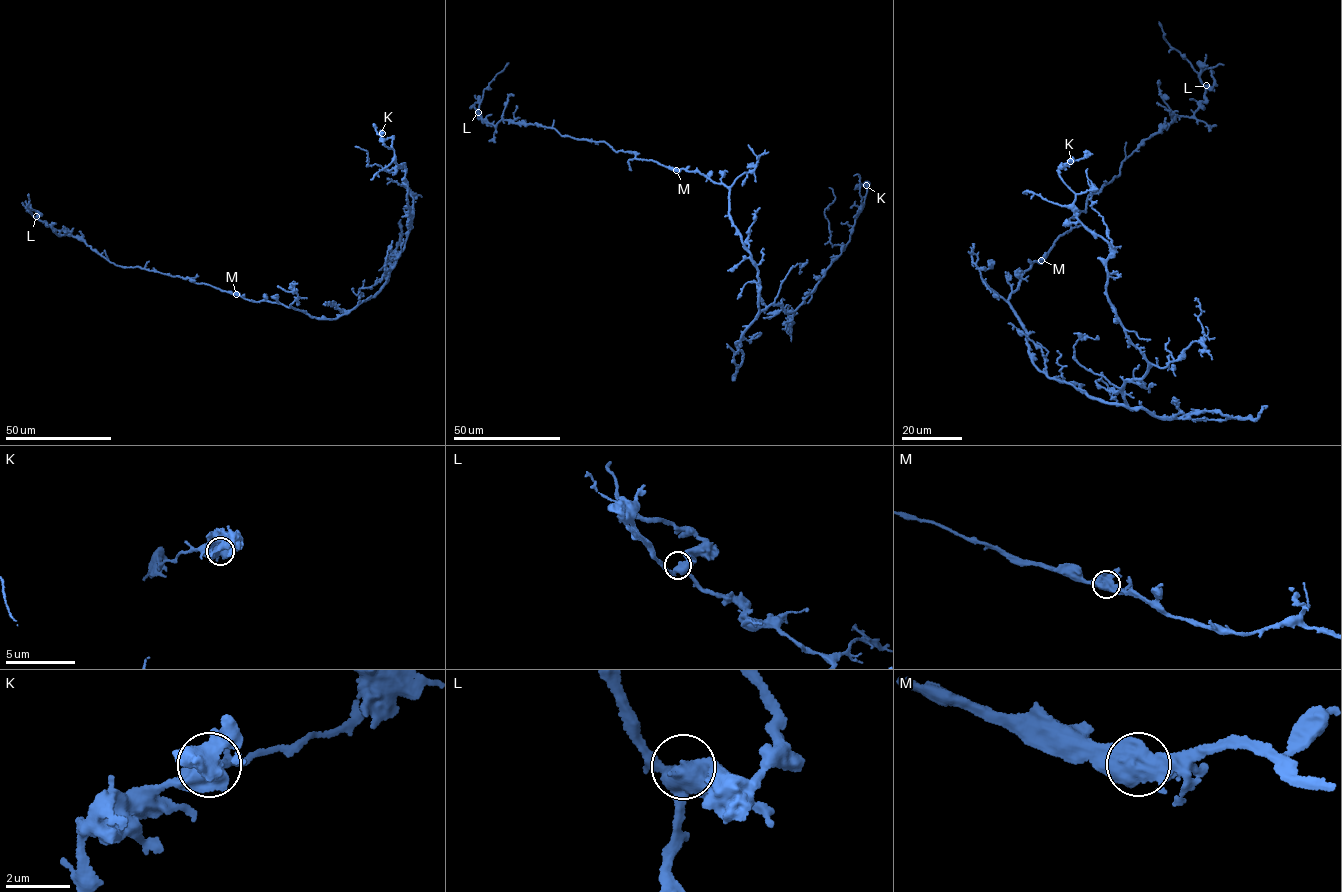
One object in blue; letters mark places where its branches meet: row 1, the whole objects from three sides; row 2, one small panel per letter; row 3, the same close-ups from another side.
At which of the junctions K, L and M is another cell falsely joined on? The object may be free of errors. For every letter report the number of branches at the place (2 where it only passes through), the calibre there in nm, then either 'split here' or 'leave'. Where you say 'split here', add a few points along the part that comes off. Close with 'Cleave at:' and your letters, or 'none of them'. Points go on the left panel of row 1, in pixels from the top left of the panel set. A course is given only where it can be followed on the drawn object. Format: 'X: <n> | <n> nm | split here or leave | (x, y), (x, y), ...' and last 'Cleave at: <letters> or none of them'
K: 5 | 550 nm | leave
L: 5 | 480 nm | leave
M: 5 | 650 nm | leave
Cleave at: none of them

